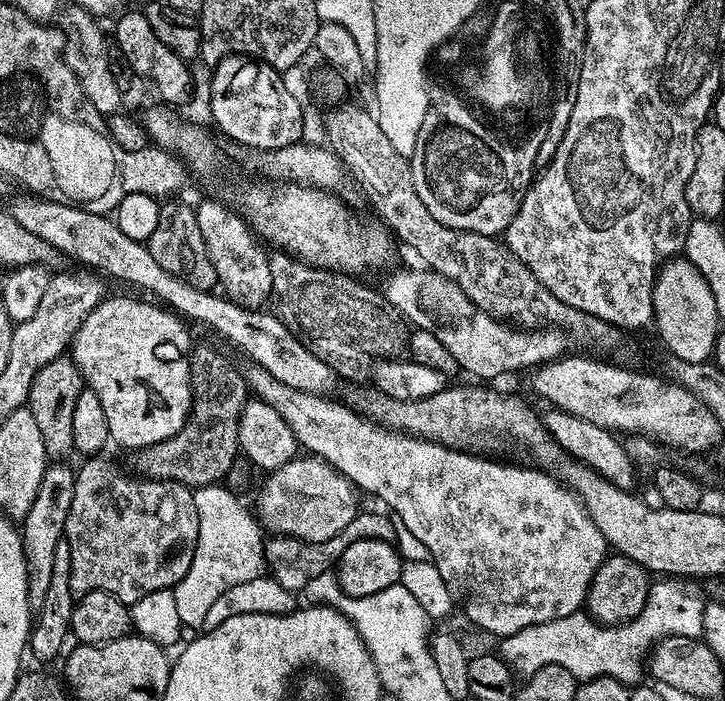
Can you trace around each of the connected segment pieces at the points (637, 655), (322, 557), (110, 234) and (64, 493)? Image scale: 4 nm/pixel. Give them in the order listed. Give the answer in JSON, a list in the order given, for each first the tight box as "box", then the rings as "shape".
[{"box":[499,578,706,685],"shape":[[[684,578],[657,580],[660,580],[657,584],[656,581],[649,583],[646,606],[642,606],[639,614],[628,624],[605,626],[596,623],[583,611],[578,611],[566,618],[554,618],[538,626],[526,626],[526,630],[518,630],[518,634],[503,637],[499,641],[499,655],[513,673],[524,678],[549,664],[570,670],[570,674],[580,682],[609,676],[621,680],[623,684],[635,685],[640,672],[642,676],[642,665],[652,645],[663,636],[700,638],[704,634],[702,618],[706,597],[692,585],[695,583]]]},{"box":[264,510,397,594],"shape":[[[367,510],[357,512],[354,522],[350,522],[350,526],[346,526],[346,530],[338,530],[338,534],[334,534],[334,538],[326,538],[326,542],[306,542],[293,536],[273,535],[264,545],[264,562],[267,571],[286,590],[295,594],[303,593],[306,582],[310,582],[310,578],[314,578],[314,574],[333,571],[334,565],[342,558],[346,546],[354,546],[354,542],[359,540],[392,542],[397,539],[395,537],[397,525],[394,523],[393,517],[383,511],[380,512],[367,512]]]},{"box":[6,194,338,397],"shape":[[[30,194],[20,195],[24,196],[18,197],[12,205],[7,205],[6,211],[19,224],[26,226],[30,234],[38,234],[38,238],[45,240],[59,253],[66,252],[72,259],[82,263],[79,265],[105,277],[113,276],[116,280],[126,280],[138,288],[145,288],[151,297],[157,298],[181,317],[190,316],[214,328],[250,356],[255,365],[274,374],[280,382],[286,382],[286,386],[294,386],[294,390],[315,396],[331,397],[335,393],[332,391],[336,388],[338,377],[334,369],[322,362],[322,358],[310,354],[310,350],[302,346],[300,339],[280,321],[279,316],[260,308],[246,308],[224,294],[215,296],[215,291],[195,288],[190,286],[190,282],[162,270],[162,266],[158,266],[157,260],[151,256],[147,243],[122,234],[111,215],[89,212],[87,208],[58,200],[35,198]]]},{"box":[22,462,76,612],"shape":[[[64,462],[49,463],[44,471],[38,498],[22,521],[24,553],[28,564],[28,601],[34,612],[38,612],[45,602],[46,593],[53,578],[54,554],[63,541],[66,518],[69,517],[71,503],[74,500],[74,482],[76,475],[73,468]]]}]

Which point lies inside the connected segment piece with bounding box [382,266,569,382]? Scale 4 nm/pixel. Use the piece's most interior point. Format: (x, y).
(482, 345)

